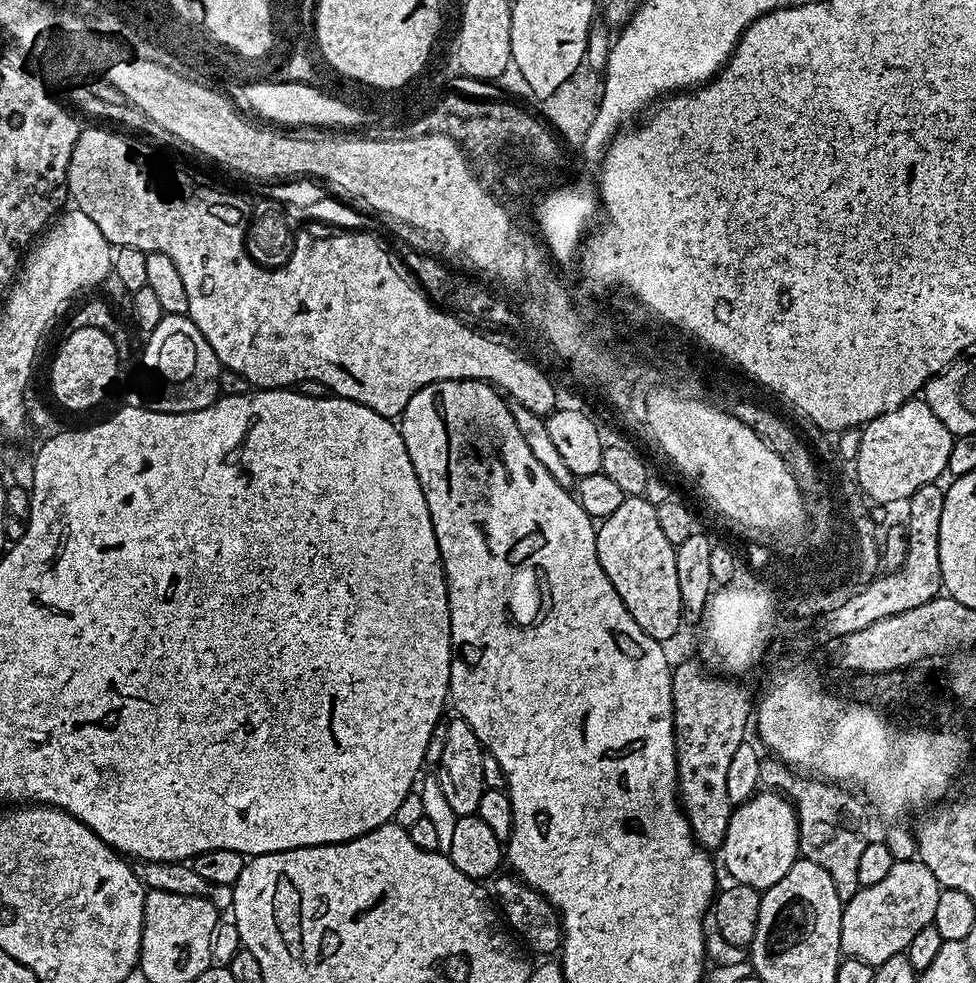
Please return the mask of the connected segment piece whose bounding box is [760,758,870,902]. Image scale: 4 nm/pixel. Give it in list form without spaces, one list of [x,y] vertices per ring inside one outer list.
[[[779,758],[761,759],[760,783],[782,790],[783,795],[794,805],[800,839],[799,855],[814,862],[814,866],[822,866],[822,870],[830,874],[830,882],[834,882],[834,890],[838,890],[838,898],[842,902],[854,898],[854,894],[858,894],[861,889],[858,866],[870,843],[870,836],[864,825],[864,808],[851,796],[852,792],[839,783],[798,774],[795,767],[785,764]]]

